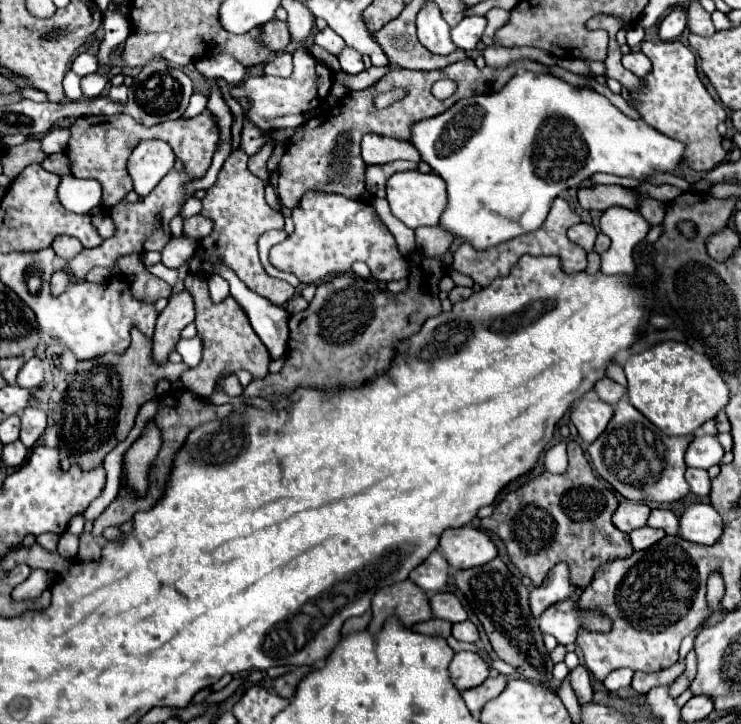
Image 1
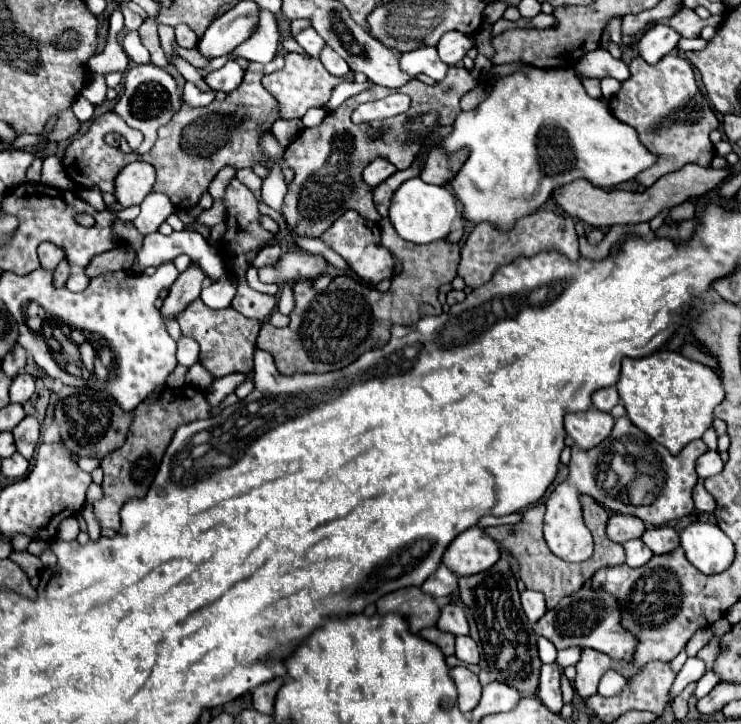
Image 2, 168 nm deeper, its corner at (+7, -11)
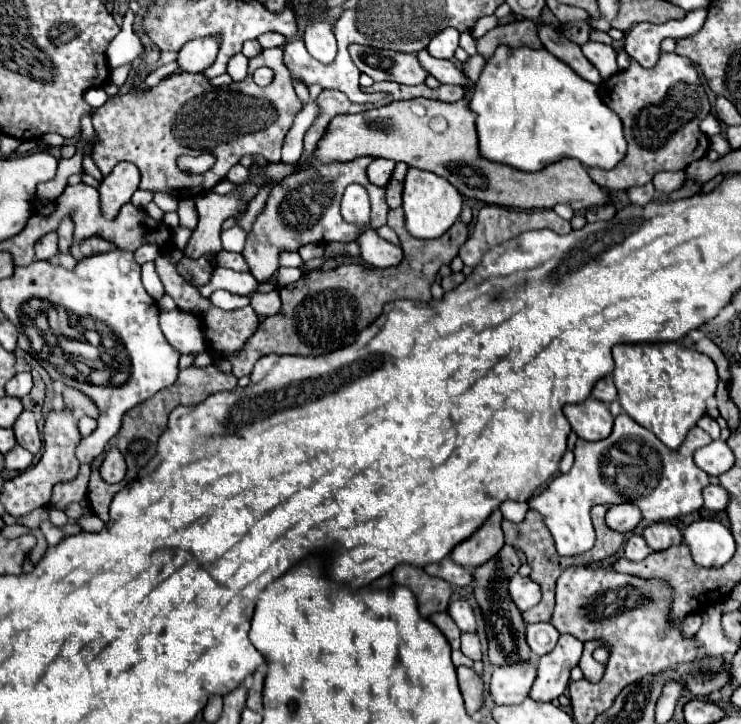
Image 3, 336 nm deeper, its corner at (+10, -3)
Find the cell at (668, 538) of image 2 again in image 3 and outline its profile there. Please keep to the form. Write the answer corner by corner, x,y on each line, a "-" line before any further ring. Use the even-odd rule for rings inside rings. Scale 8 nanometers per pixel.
652,523
644,529
644,539
652,551
664,551
672,545
682,543
682,533
670,523

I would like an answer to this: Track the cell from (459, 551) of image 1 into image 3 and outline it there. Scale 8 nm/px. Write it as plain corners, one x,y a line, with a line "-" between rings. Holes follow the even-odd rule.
494,511
486,521
484,527
478,527
470,539
464,539
454,547
450,553
450,559
454,559
462,567
478,567
492,559
504,545
504,535
500,529
502,523
502,513

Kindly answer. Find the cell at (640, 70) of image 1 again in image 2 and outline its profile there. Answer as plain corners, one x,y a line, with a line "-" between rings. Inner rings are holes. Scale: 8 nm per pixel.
601,47
595,51
589,51
581,57
575,67
575,73
585,75
585,77
597,77
597,79
613,77
617,81
625,81
629,77
627,65
621,59
613,59
609,55
609,51
601,49

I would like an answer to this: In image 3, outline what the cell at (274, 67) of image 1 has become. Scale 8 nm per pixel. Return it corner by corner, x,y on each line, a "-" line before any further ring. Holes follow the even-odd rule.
264,49
258,57
250,59
248,77
240,83
230,83
228,87
210,87
210,81
202,75
188,75
188,73
172,73
164,81
160,81
156,87
148,89
142,95
116,95
110,97
102,107
92,111
92,125
96,129
98,141
92,143
92,161
106,177
116,163
130,161
135,164
140,173
139,188
156,193
166,191
176,199
196,199
202,195
202,191
210,191
218,181
226,177
232,165
236,165
244,155
262,155
268,163
280,161
280,149
284,135
292,127
294,115
302,109
302,103
292,87
290,73
286,65
282,63
282,49
-
258,67
274,67
274,81
268,87
258,87
252,81
252,73
-
212,153
216,157
216,163
206,173
188,173
178,167
178,157
182,155
202,155

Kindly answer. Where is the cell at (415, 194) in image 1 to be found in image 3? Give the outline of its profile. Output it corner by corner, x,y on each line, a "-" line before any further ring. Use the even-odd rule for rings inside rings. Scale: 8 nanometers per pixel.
408,169
408,175
404,179
404,191
402,191
402,209
404,209
404,223
406,231
416,239
436,239
444,235
456,221
462,211
462,195
456,187
452,187
446,179
422,171
422,169

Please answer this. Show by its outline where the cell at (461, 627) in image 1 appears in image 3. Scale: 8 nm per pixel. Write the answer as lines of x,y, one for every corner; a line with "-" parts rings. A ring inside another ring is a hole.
462,633
462,637
460,637
460,651
466,655
466,657
470,657
472,661
478,661
480,657
482,657
482,651
480,651
480,641
478,641
478,637
474,635
474,633

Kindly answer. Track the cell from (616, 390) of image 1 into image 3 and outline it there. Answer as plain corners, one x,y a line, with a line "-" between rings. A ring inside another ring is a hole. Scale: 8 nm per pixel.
678,343
616,345
612,357
616,363
614,381
610,375
600,379
592,389
592,397
602,403
612,403
618,397
622,409
634,421
650,429
666,447
678,449
688,431
706,413
706,399
716,393
718,373
714,361
696,349
686,349

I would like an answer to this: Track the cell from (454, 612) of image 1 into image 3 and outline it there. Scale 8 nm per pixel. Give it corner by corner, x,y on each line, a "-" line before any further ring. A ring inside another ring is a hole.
464,599
452,601
450,607
448,607
448,615
454,619
454,623
458,625
460,631
470,631
470,633
476,631
474,611
472,611
472,607
468,605
468,601
464,601

